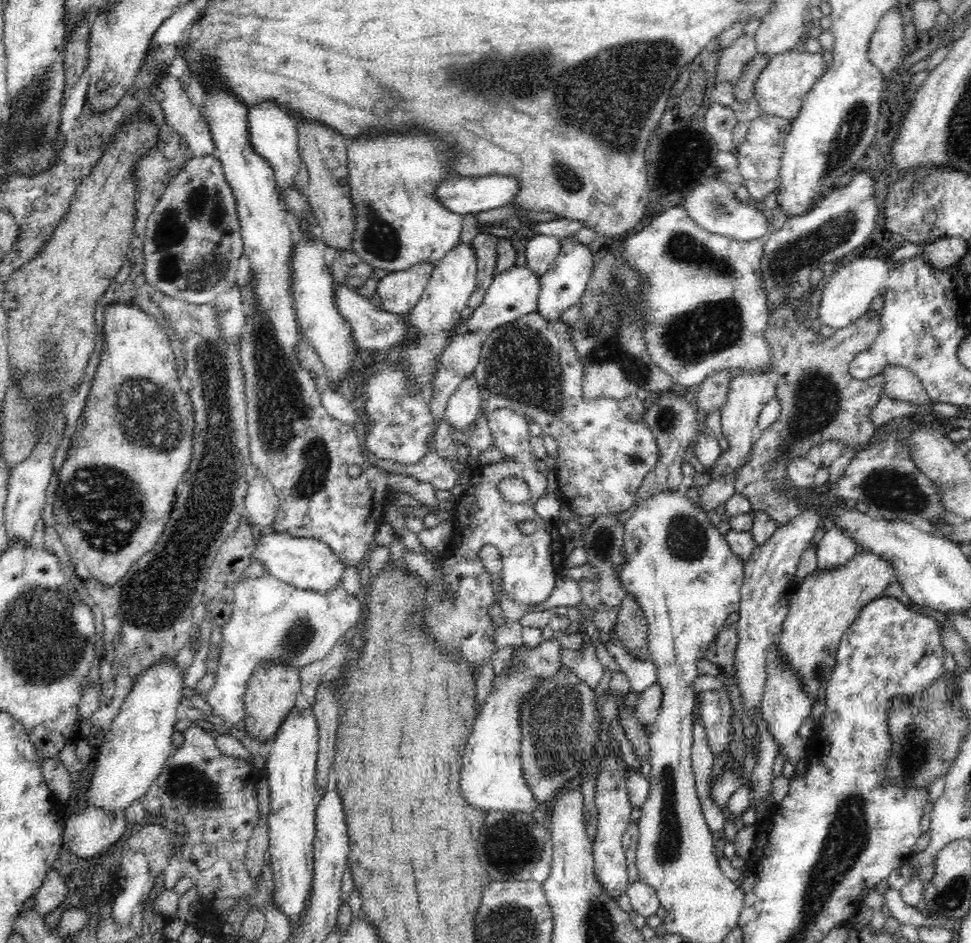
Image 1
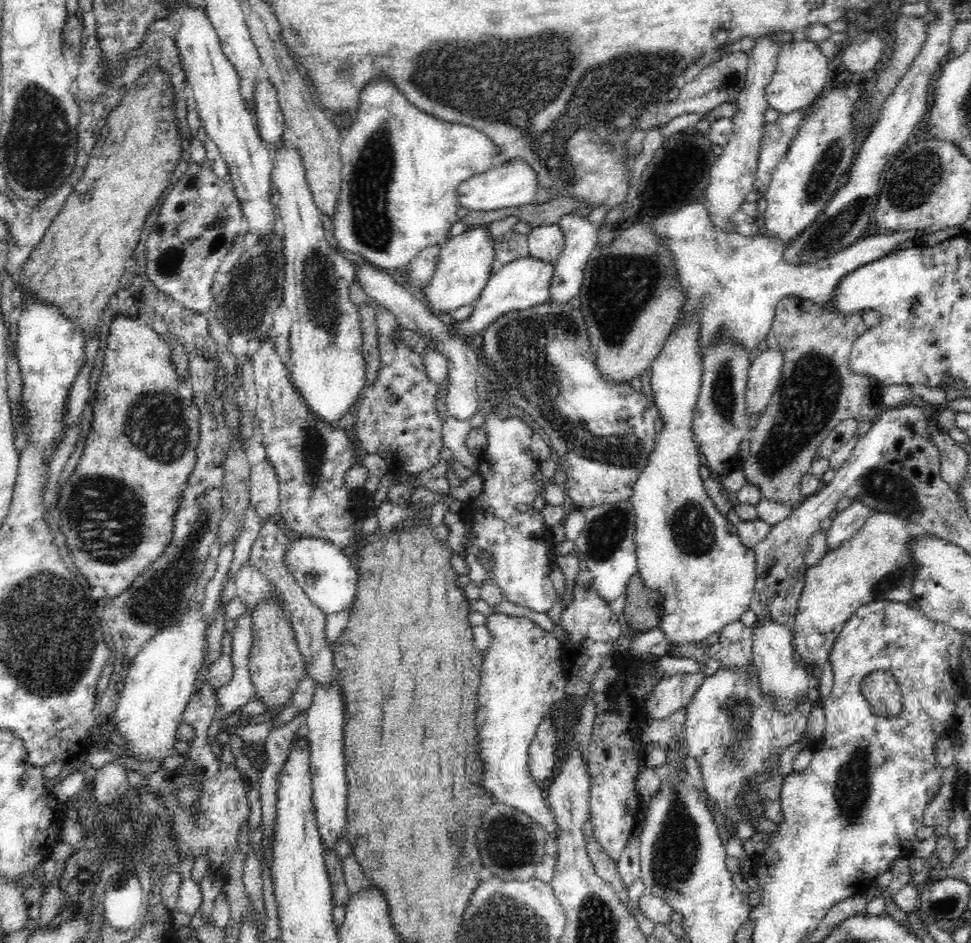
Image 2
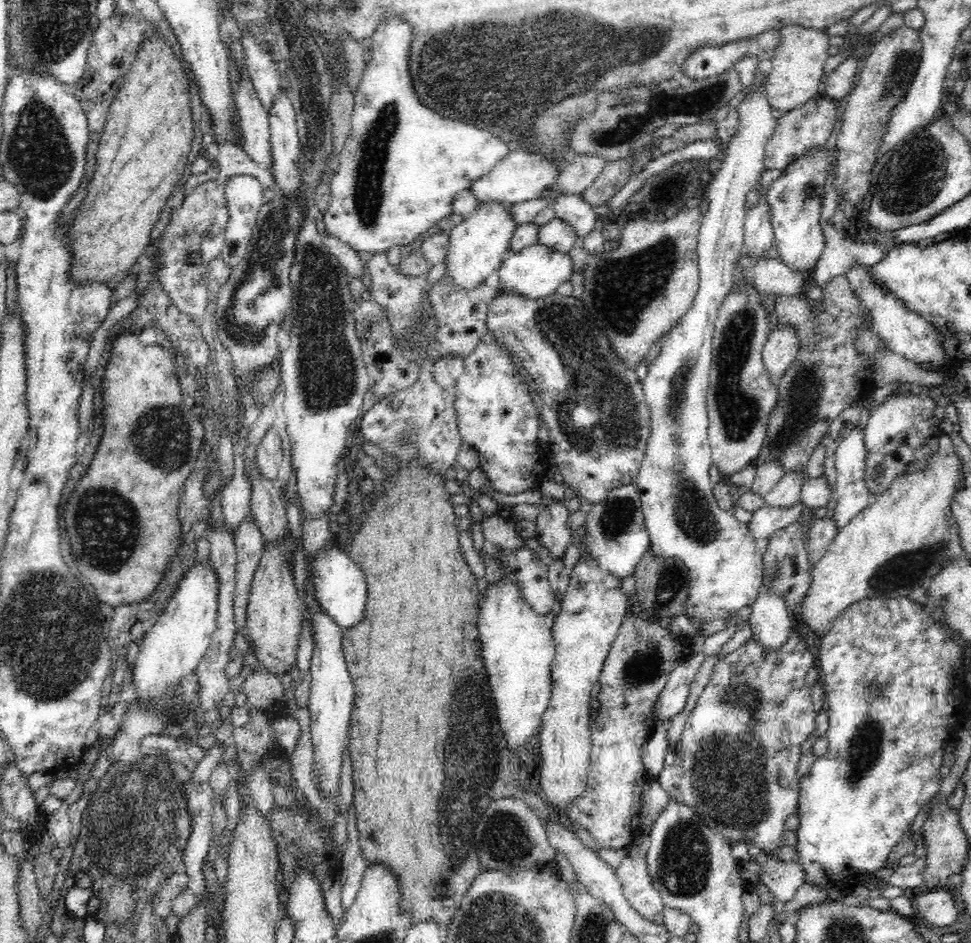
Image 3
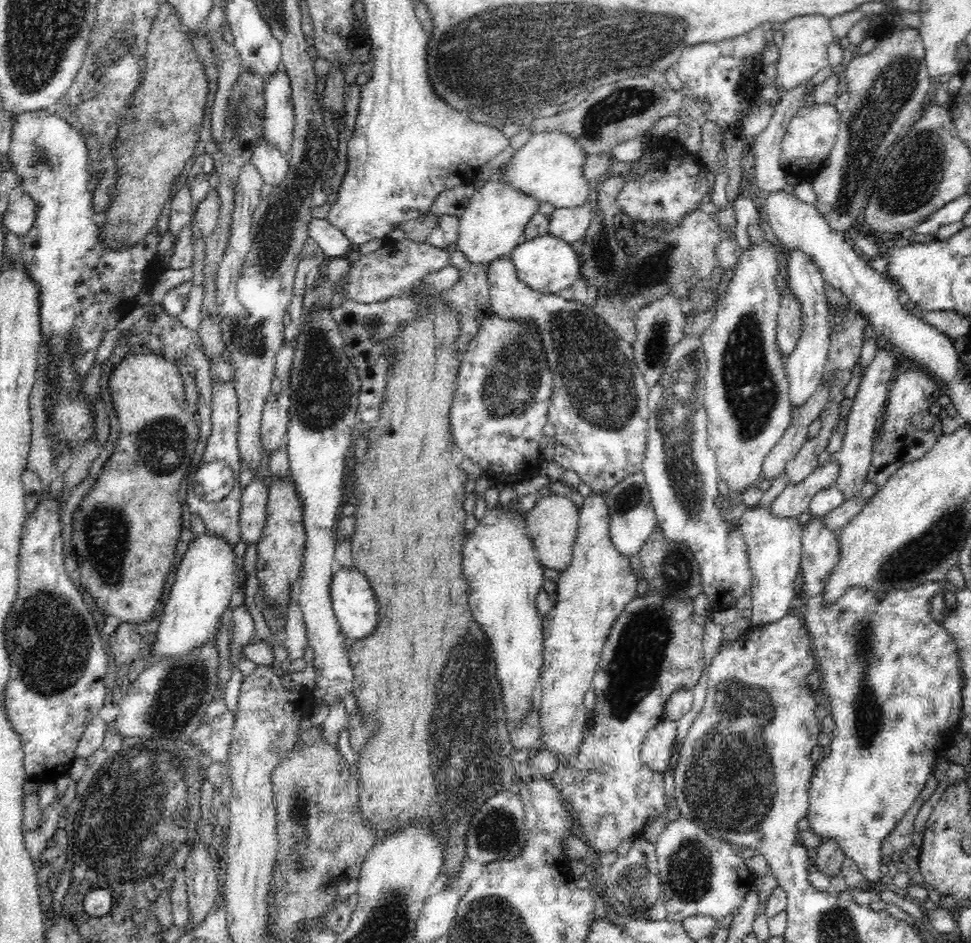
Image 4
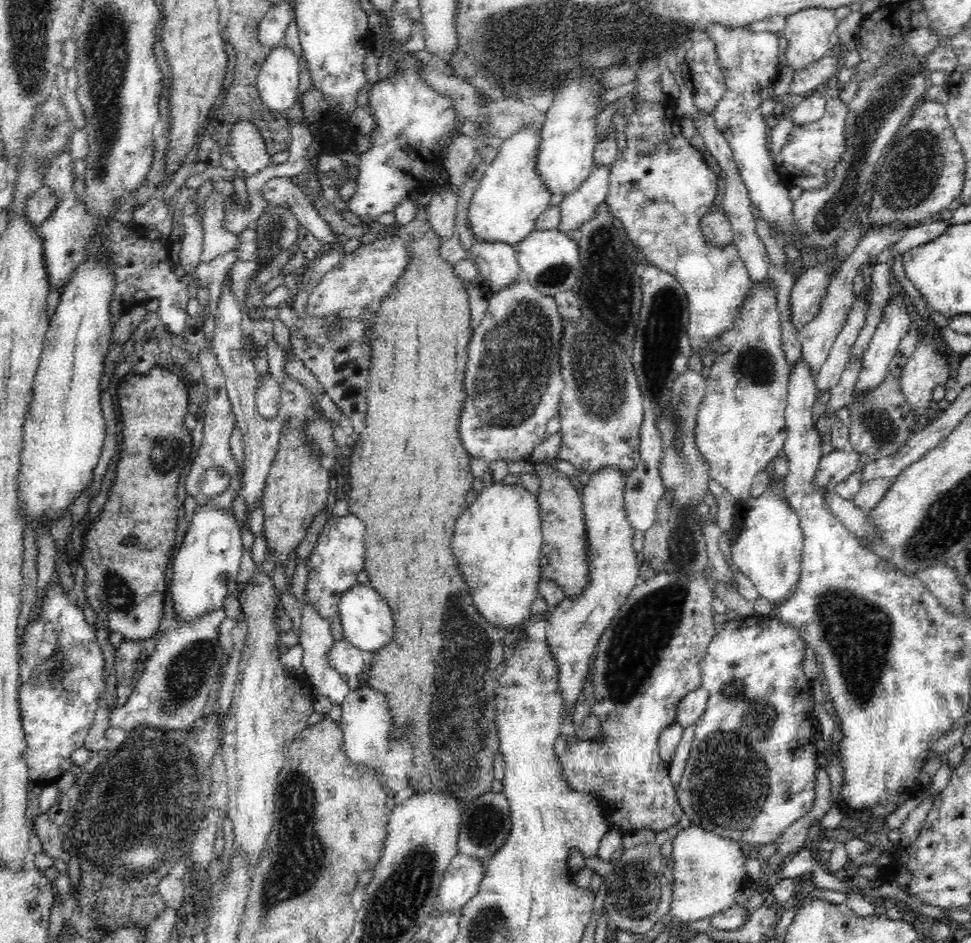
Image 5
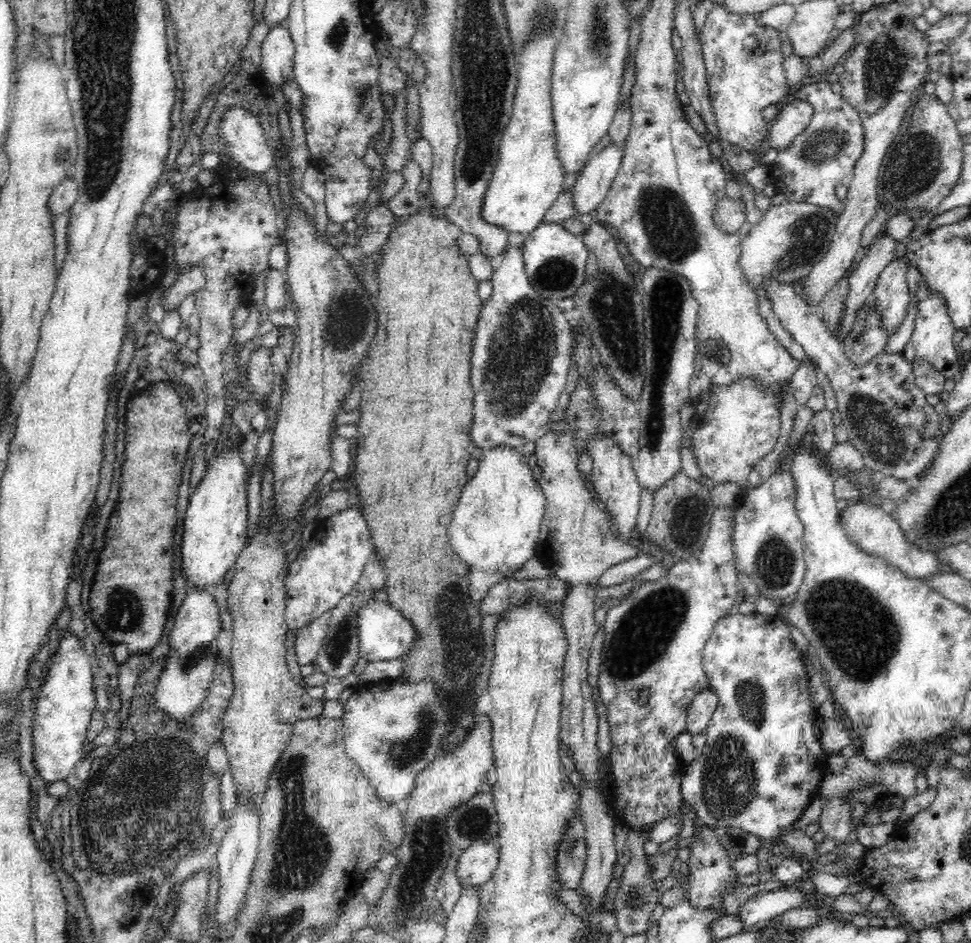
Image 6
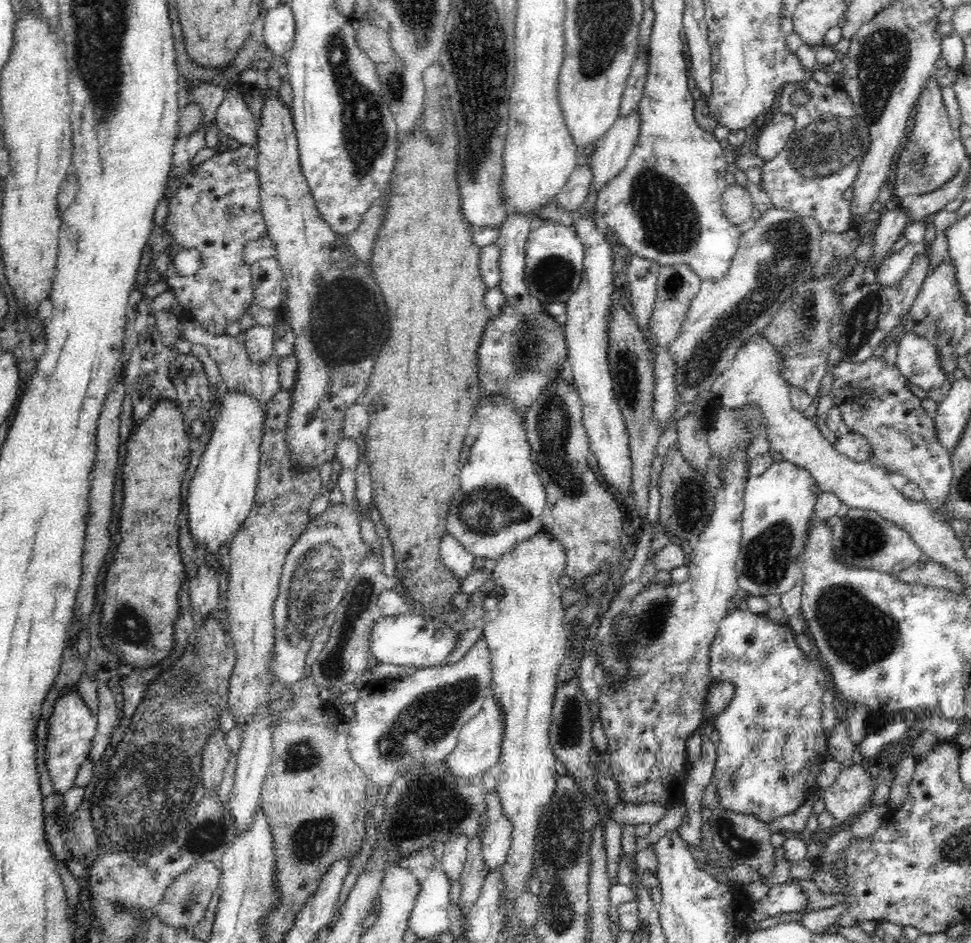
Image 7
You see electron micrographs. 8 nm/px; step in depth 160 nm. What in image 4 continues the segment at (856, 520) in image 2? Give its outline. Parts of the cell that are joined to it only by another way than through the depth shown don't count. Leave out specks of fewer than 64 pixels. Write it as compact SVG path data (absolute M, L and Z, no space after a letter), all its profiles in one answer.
M880 348L874 359L862 371L859 389L853 398L853 405L847 417L843 443L841 447L830 456L834 462L840 465L840 472L834 485L843 492L843 498L845 498L845 500L850 500L850 498L858 496L860 490L862 490L862 486L864 486L864 482L867 481L866 476L873 454L873 438L874 430L876 430L874 426L876 426L876 419L880 416L880 410L887 399L890 375L894 364L896 364L896 360L896 357L894 357L894 354L890 352L890 350Z

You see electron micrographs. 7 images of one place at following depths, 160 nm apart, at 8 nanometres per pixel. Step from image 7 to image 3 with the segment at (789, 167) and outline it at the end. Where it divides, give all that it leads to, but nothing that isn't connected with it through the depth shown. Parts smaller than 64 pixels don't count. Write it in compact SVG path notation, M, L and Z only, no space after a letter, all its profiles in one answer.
M822 94L788 113L784 113L782 118L778 119L778 126L776 126L774 134L765 145L764 170L784 170L808 149L824 147L824 144L832 136L837 118L836 112L838 110L836 110L836 104L833 101Z

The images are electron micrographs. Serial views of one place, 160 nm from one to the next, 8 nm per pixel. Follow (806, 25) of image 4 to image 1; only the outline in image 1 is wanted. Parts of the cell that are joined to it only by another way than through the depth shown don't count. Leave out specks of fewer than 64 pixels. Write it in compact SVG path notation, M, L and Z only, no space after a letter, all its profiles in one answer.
M798 49L782 52L771 58L769 64L756 79L755 98L760 107L760 113L768 116L779 116L792 123L801 112L802 104L808 92L814 87L828 70L825 53L810 53Z

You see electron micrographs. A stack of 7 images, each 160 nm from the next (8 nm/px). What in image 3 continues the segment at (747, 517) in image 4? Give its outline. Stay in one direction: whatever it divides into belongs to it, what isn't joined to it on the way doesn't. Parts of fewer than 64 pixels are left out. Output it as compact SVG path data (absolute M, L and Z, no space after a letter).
M764 586L756 597L748 621L752 630L751 639L761 644L766 652L782 648L782 644L790 638L793 627L786 601Z

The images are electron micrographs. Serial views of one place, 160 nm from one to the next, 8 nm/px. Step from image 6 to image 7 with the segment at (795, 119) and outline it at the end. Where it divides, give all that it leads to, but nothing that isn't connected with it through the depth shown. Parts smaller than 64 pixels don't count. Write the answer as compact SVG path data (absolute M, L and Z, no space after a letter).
M774 112L769 116L766 126L758 138L757 155L762 157L765 162L773 159L785 146L794 130L794 115Z

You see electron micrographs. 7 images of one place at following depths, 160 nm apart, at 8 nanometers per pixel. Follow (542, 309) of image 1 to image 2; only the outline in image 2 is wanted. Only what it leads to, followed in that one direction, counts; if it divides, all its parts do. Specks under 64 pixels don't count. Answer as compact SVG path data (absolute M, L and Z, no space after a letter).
M572 213L560 217L557 223L563 230L565 241L560 256L555 260L555 267L550 283L549 301L554 304L566 304L575 296L579 296L584 280L584 268L586 268L590 254L600 244L598 238L600 228L599 225L592 224L588 217L580 217Z

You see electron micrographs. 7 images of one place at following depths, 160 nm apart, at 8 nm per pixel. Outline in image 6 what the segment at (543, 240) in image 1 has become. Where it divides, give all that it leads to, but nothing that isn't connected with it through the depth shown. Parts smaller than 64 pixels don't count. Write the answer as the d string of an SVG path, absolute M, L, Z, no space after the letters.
M611 142L608 147L591 155L571 190L576 218L587 220L594 217L618 174L624 147L625 145L618 147Z

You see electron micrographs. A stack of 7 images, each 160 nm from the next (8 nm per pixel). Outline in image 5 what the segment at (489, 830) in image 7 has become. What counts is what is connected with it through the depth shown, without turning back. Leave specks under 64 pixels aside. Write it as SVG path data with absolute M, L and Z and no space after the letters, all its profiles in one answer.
M457 853L441 880L435 910L454 912L463 907L478 892L485 866L486 860Z

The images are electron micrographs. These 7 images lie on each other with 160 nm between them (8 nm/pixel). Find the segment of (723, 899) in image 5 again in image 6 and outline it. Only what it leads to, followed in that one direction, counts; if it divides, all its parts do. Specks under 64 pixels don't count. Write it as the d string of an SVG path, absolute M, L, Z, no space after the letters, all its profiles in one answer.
M702 826L694 830L693 836L696 840L688 845L690 850L690 857L685 866L692 872L692 892L690 892L690 899L694 905L698 905L700 909L708 905L719 905L719 897L724 896L726 892L725 882L736 882L740 879L738 872L732 867L732 862L735 860L726 853L722 844L718 842L718 837L712 833L712 829L708 826Z

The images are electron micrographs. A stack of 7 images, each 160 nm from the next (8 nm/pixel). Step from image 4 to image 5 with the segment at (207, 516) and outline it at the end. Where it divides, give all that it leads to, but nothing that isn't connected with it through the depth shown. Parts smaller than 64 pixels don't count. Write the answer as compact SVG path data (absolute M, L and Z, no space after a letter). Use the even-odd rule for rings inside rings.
M201 344L198 352L198 362L200 363L200 368L203 369L203 381L201 386L207 393L208 402L206 402L205 414L202 416L202 432L204 433L204 438L202 438L200 448L193 460L188 478L186 478L186 494L187 496L193 496L199 506L207 504L207 506L213 506L218 510L224 511L224 513L232 513L232 501L237 497L237 493L241 488L241 473L233 457L230 444L230 438L232 432L234 432L233 428L234 424L236 424L236 420L233 406L230 402L229 394L227 393L227 386L225 385L225 374L218 364L213 349L214 344L211 347L206 347ZM212 466L215 466L217 470L227 471L230 480L227 489L220 496L206 497L206 495L203 495L198 489L198 479L206 469L212 468Z

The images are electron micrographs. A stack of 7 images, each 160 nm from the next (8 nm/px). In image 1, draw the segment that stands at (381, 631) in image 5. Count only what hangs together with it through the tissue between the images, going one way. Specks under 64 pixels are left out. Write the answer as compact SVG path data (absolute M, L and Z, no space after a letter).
M273 529L261 531L250 559L258 560L258 563L274 579L296 588L321 593L331 593L332 589L343 582L342 577L346 570L346 567L340 563L338 557L334 555L334 551L326 545L326 542L292 537Z

